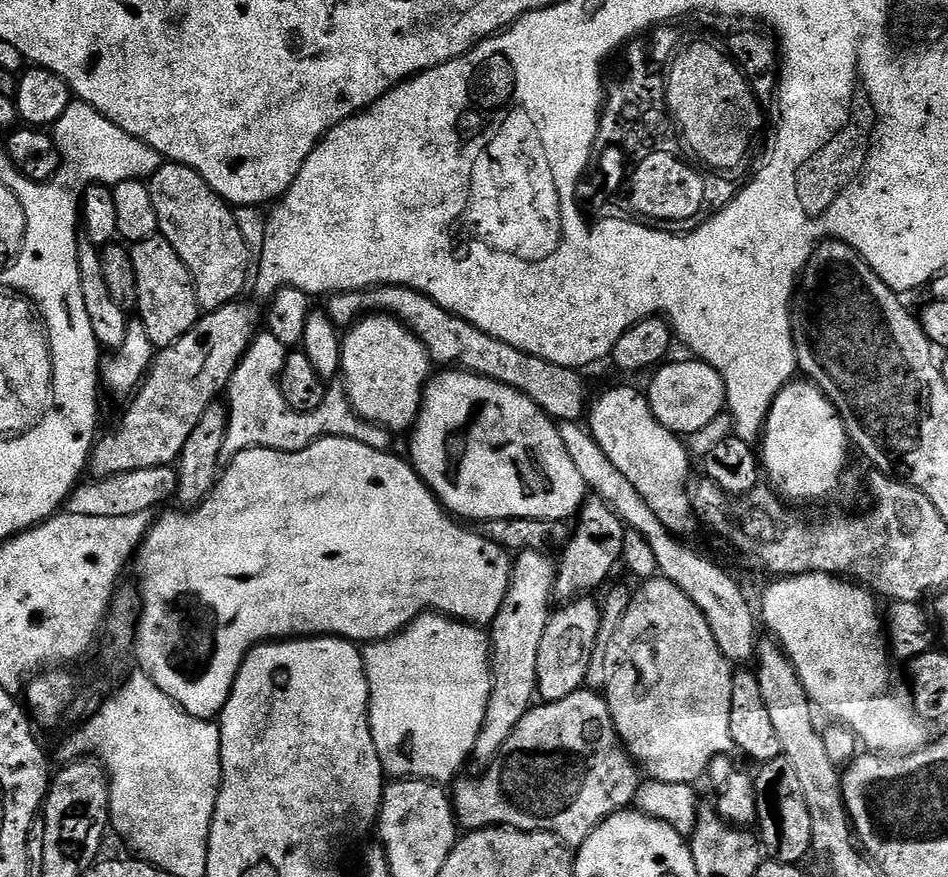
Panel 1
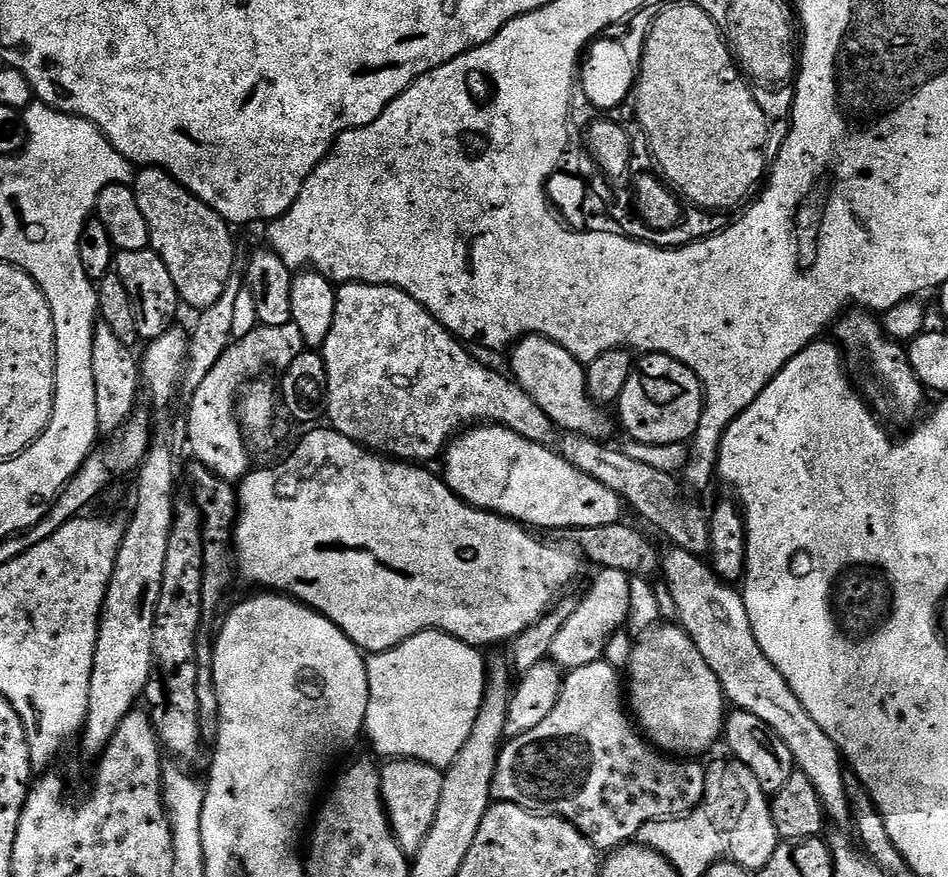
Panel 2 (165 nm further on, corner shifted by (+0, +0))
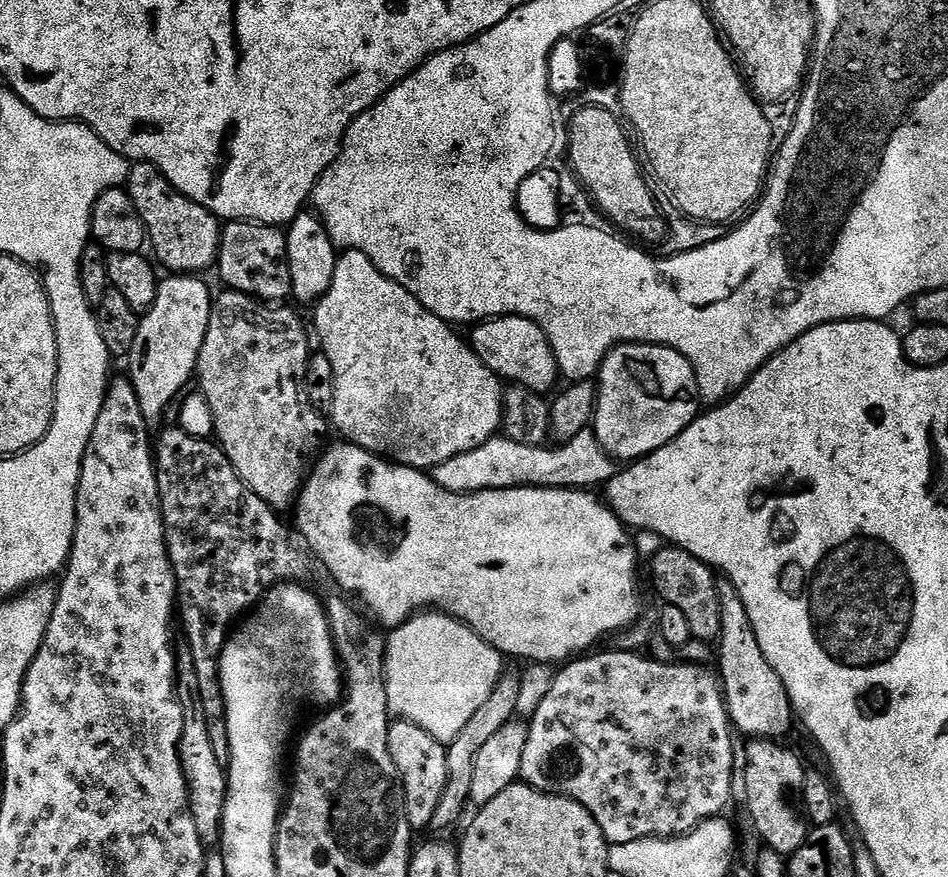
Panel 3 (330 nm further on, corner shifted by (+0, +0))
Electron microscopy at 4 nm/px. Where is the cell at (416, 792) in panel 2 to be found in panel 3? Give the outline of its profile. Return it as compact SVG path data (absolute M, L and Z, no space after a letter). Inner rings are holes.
M397 719L388 725L390 758L394 758L396 773L404 790L404 813L408 824L414 830L427 829L432 823L434 810L446 790L446 754L447 747L435 740L414 720Z

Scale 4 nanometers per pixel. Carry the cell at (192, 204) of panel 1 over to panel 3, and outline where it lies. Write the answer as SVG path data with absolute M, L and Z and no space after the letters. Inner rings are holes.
M152 164L131 165L126 191L142 218L150 248L152 244L156 251L155 259L160 259L169 273L204 274L215 265L220 254L222 224L214 213L183 196Z

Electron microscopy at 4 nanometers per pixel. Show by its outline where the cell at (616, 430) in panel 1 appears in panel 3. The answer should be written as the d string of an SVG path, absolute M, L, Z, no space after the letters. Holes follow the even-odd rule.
M497 316L475 325L471 332L470 343L474 354L478 354L478 358L482 358L482 362L501 381L515 382L541 394L551 393L557 387L556 380L561 379L560 367L546 334L534 322L521 316Z

